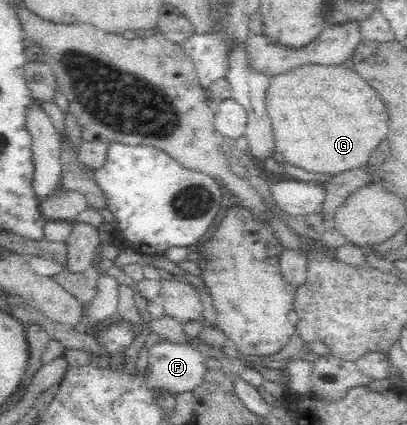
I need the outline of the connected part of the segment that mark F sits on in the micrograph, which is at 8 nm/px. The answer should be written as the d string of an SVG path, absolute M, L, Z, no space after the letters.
M171 341L160 342L160 344L150 348L148 363L147 374L154 386L163 392L170 390L174 395L192 391L201 386L207 371L207 358L200 354L200 351L194 349L192 345L182 345Z

